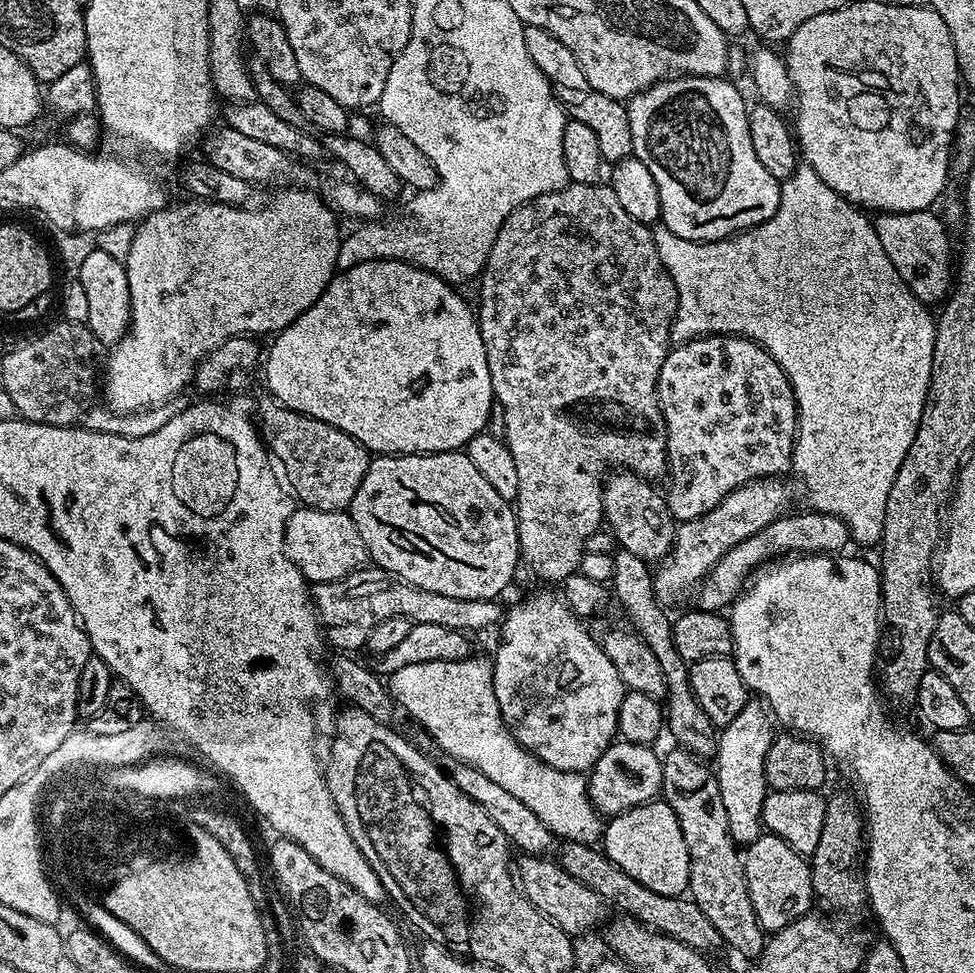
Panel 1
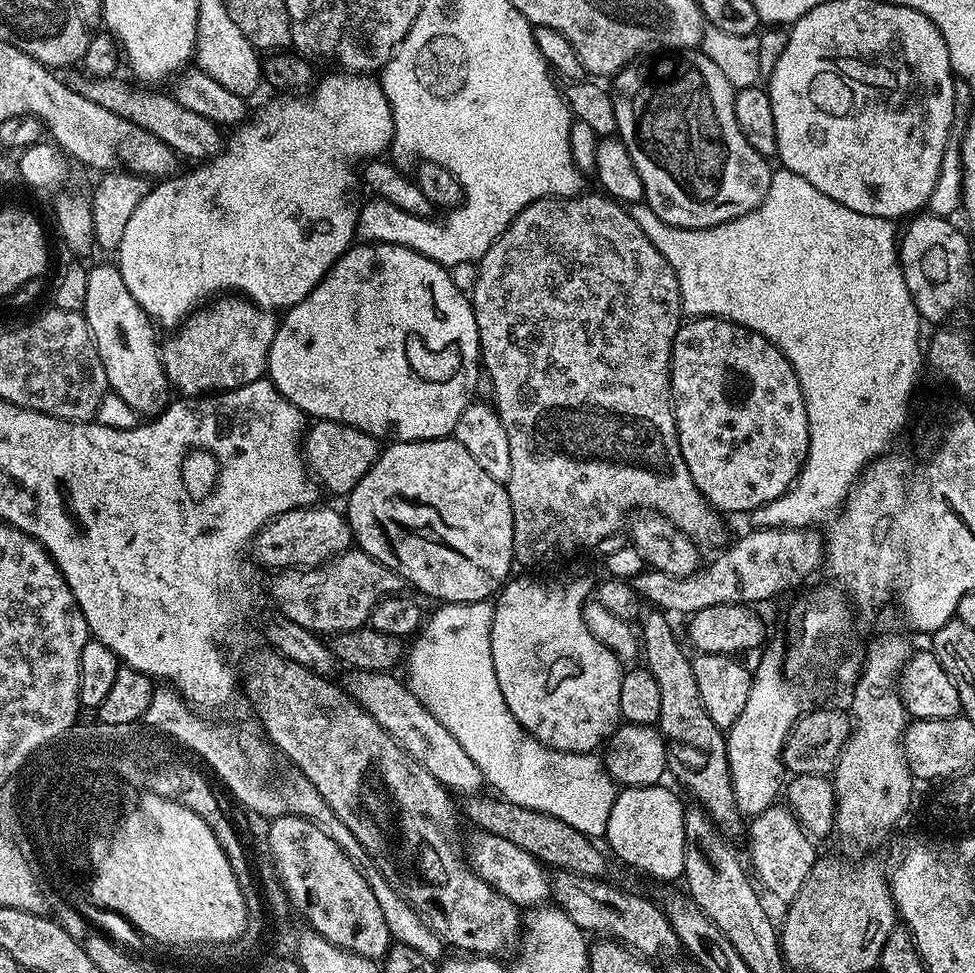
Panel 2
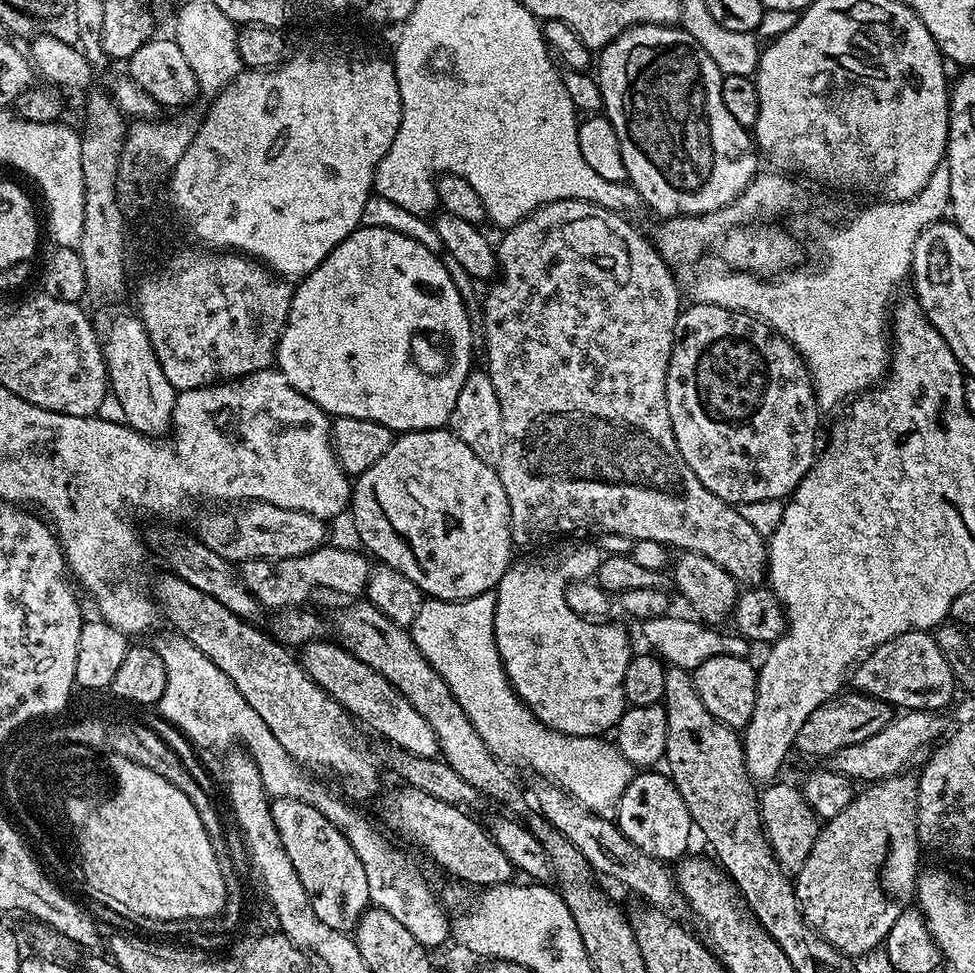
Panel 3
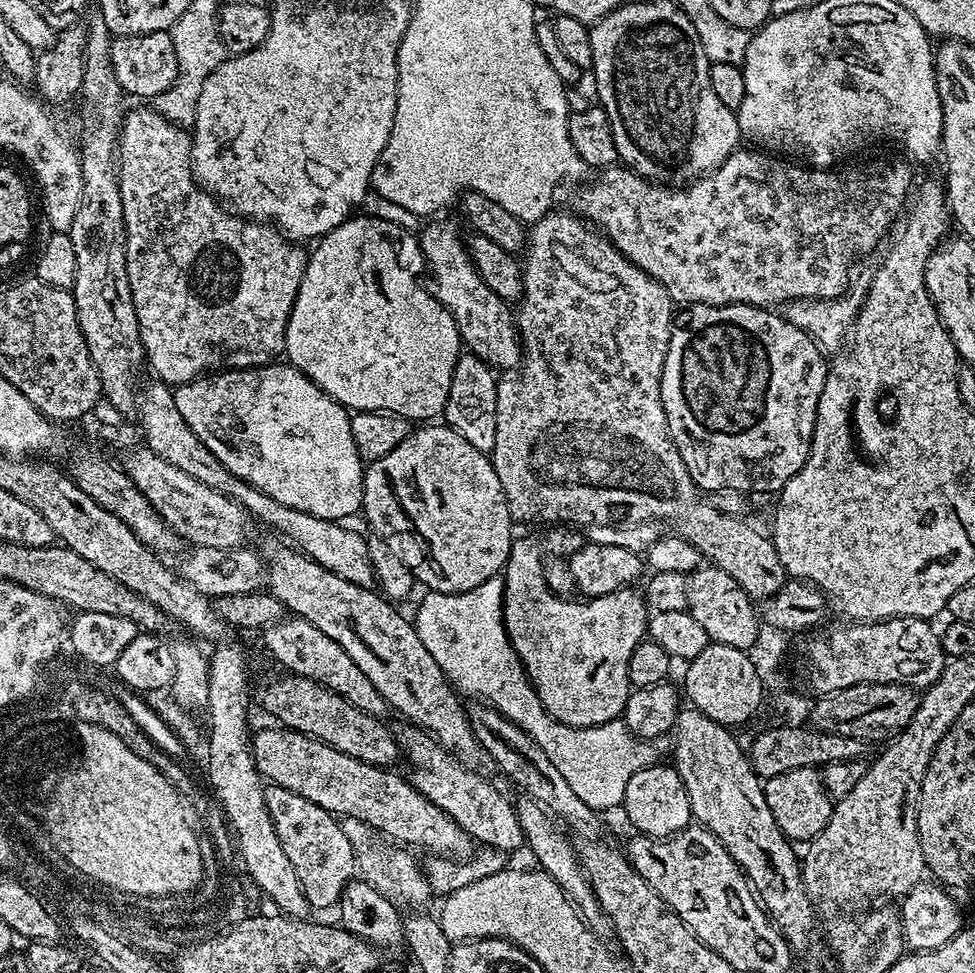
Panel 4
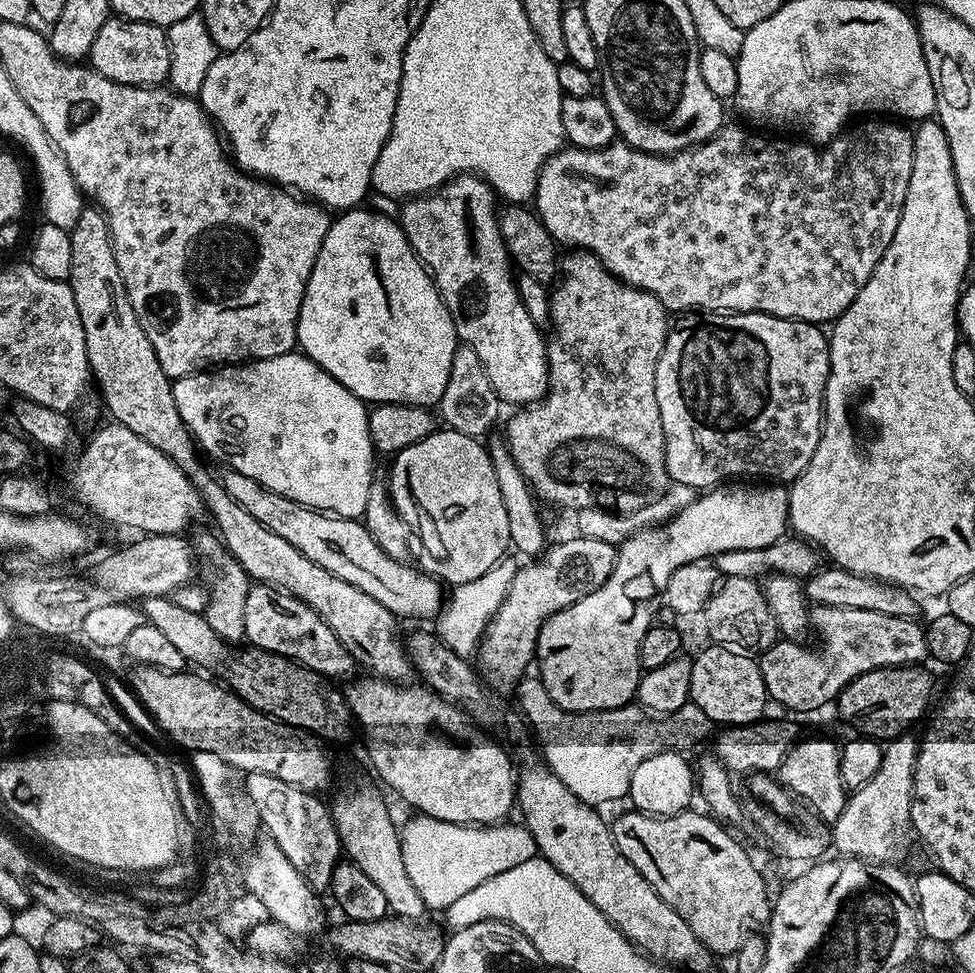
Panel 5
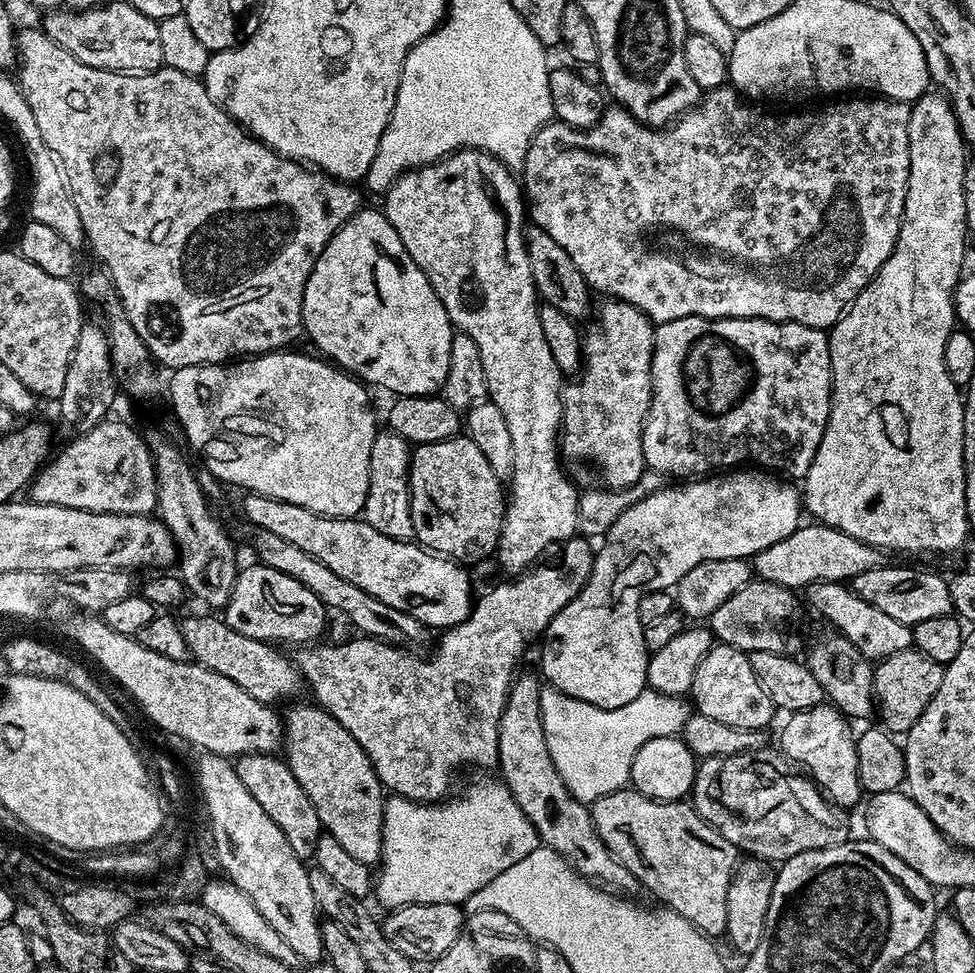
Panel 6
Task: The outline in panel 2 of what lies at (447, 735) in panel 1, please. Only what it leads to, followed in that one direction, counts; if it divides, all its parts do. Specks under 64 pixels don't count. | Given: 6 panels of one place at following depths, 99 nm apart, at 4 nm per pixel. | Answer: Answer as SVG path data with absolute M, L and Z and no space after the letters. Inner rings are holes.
M475 600L469 604L441 603L432 617L423 621L412 653L407 653L408 689L418 696L421 702L458 738L462 750L474 758L478 770L482 770L485 781L492 780L548 780L552 787L552 796L556 799L554 815L562 822L574 826L574 830L585 832L593 838L603 837L606 822L610 822L610 810L616 801L618 785L605 768L603 759L591 752L559 752L538 742L510 714L510 706L506 706L506 698L502 698L502 690L498 686L498 674L494 674L494 658L490 638L492 637L492 609L488 600Z

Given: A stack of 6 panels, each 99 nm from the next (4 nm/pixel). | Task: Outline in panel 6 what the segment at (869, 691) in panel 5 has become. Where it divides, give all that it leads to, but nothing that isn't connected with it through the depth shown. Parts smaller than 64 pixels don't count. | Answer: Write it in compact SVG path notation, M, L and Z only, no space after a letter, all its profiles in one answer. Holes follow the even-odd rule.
M915 647L898 650L898 654L885 656L875 665L872 673L872 694L875 707L880 712L879 723L893 734L907 734L918 718L930 706L930 698L942 686L945 665L939 664Z

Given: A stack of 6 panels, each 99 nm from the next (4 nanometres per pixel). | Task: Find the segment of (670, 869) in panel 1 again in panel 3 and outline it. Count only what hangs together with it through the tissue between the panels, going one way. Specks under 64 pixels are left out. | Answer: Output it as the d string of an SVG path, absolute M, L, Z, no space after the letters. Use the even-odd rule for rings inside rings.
M644 770L633 775L622 794L614 819L622 834L626 834L638 850L665 862L679 861L687 853L684 851L688 848L688 839L694 836L694 825L682 794L678 794L671 779L660 770Z

